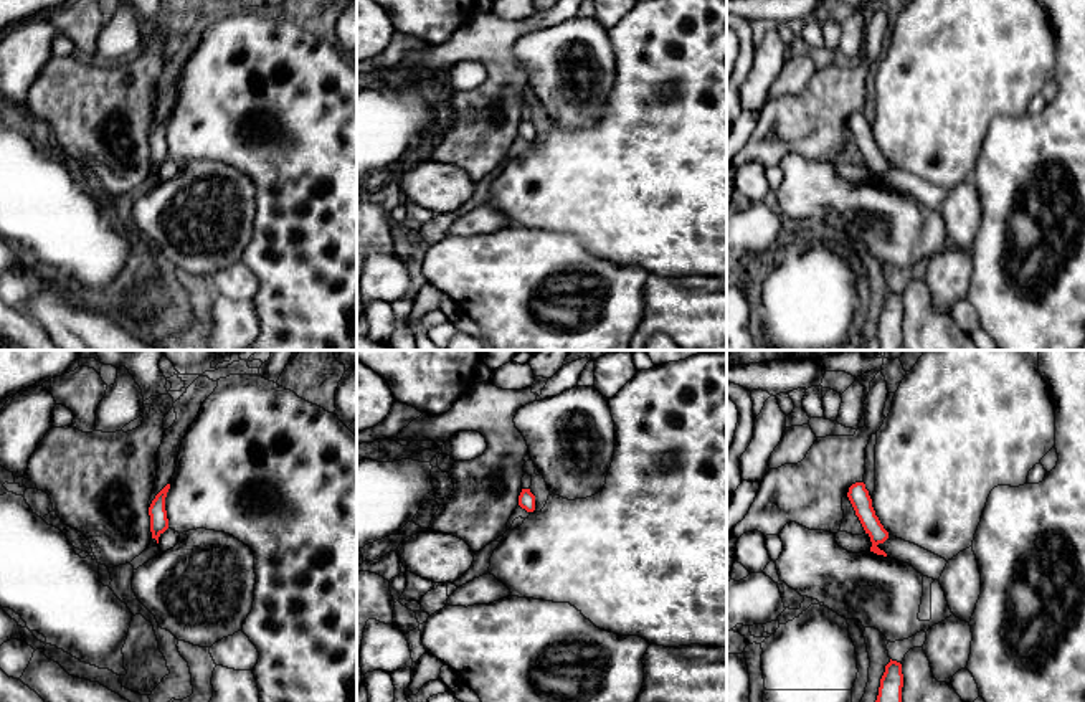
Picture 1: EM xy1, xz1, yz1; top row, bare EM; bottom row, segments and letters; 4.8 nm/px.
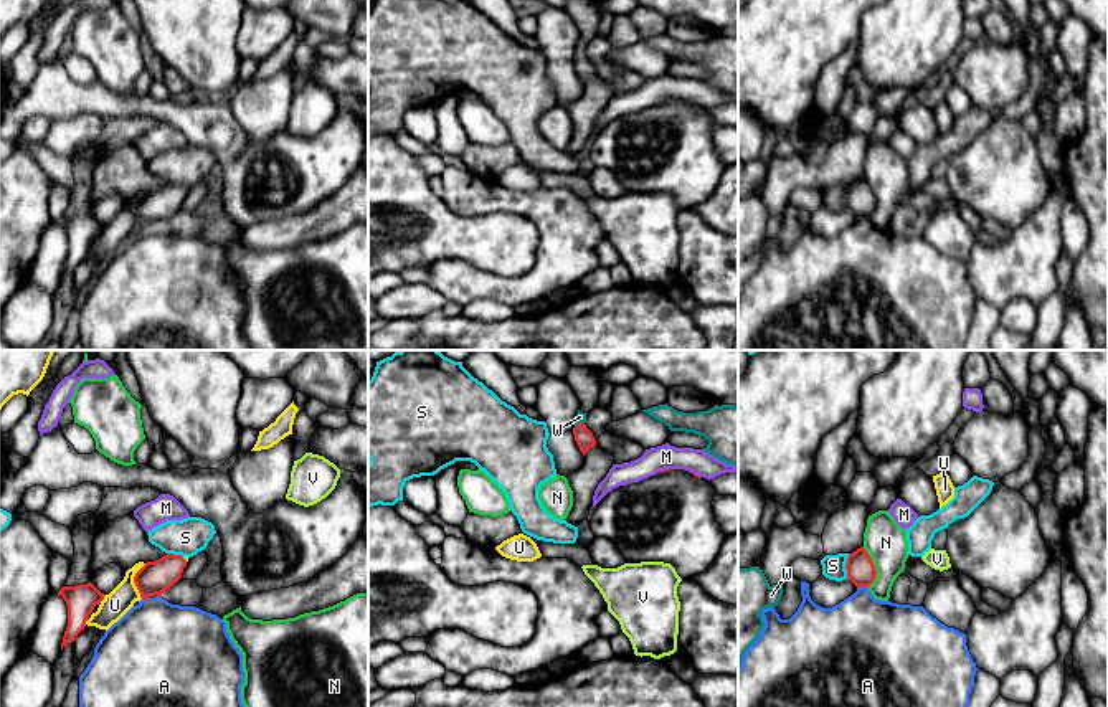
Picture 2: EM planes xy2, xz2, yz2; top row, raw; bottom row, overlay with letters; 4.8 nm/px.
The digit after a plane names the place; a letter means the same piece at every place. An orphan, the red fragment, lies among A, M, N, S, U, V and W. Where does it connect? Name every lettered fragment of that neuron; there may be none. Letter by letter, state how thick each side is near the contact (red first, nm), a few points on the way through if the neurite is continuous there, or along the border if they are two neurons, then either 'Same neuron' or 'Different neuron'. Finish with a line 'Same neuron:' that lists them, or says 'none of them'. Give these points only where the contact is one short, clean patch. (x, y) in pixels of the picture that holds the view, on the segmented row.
A: Thickness 140 nm (red) against 400 nm. Different neuron
M: Thickness 20 nm (red) against 120 nm. Different neuron
N: Thickness 140 nm (red) against 200 nm. Different neuron
S: Thickness 140 nm (red) against 110 nm. Different neuron
U: Thickness 160 nm (red) against 130 nm. Boundary: xy2 (146, 564), (134, 577), (141, 598). Different neuron
V: Thickness 160 nm (red) against 20 nm. Path across: xy2 (156, 577), (184, 559), (184, 557). Same neuron
W: Thickness 90 nm (red) against 50 nm. Different neuron
Same neuron: V

